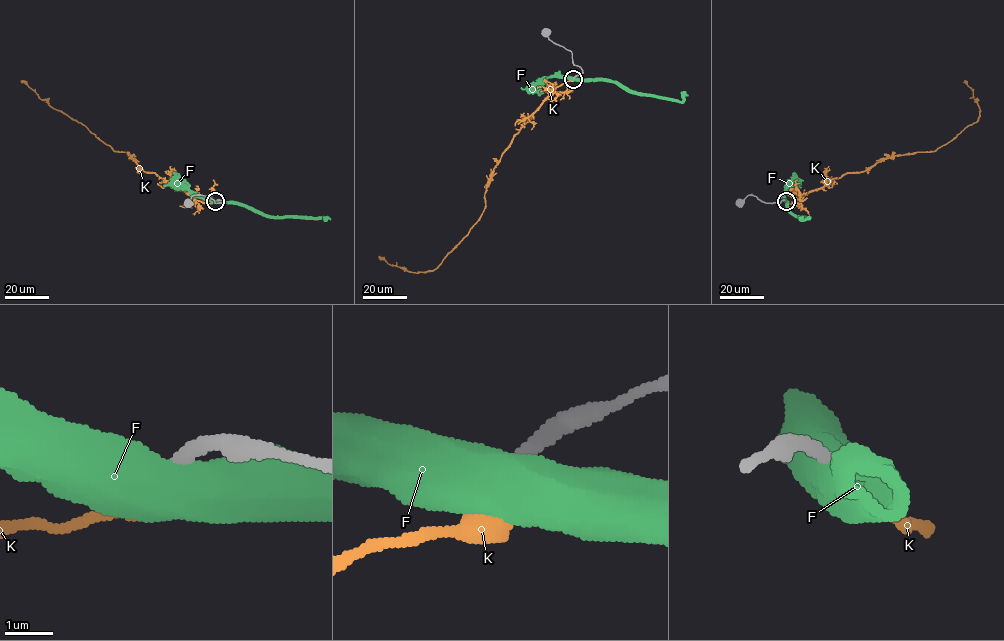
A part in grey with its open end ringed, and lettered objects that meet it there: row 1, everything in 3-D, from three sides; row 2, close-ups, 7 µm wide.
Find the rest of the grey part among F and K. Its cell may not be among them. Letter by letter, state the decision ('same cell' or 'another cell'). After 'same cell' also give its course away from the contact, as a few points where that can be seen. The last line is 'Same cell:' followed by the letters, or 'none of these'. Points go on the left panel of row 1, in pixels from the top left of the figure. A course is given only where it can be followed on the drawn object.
F: another cell
K: same cell | via (215, 201), (196, 201), (155, 172), (146, 172), (126, 152), (115, 151), (21, 80)
Same cell: K

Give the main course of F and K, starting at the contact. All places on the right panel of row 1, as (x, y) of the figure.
F: (786, 201), (797, 216), (808, 218), (802, 220)
K: (786, 201), (799, 201), (847, 172), (860, 172), (895, 155), (934, 151), (953, 140), (979, 115), (964, 80)

